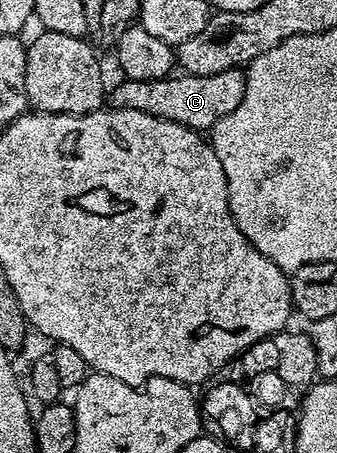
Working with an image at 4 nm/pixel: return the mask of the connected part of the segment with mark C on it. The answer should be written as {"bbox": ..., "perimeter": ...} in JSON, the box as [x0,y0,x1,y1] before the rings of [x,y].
{"bbox":[110,68,247,130],"perimeter":[[[230,68],[212,76],[189,76],[175,74],[165,80],[128,80],[120,79],[115,89],[110,89],[111,108],[141,110],[141,114],[156,116],[169,122],[177,122],[186,128],[209,130],[225,114],[233,114],[241,106],[247,81],[243,68]]]}

